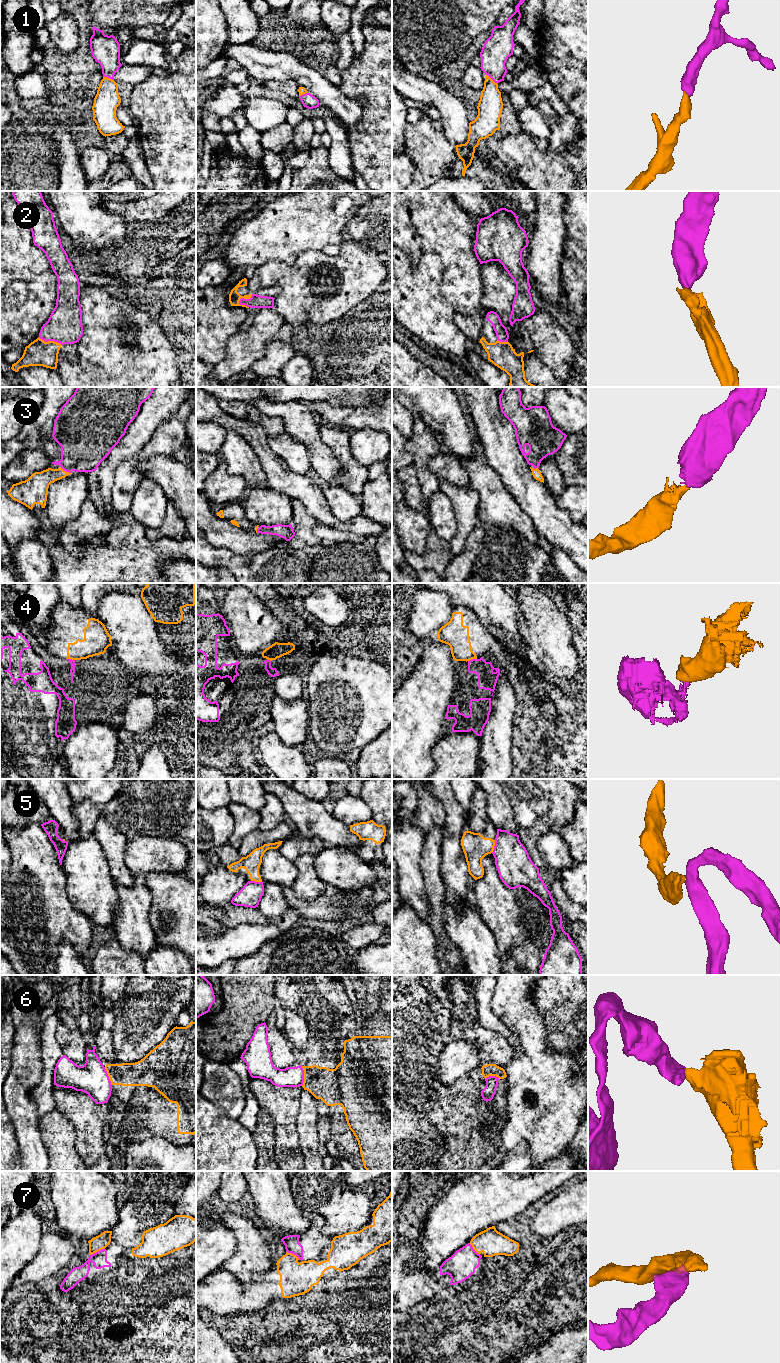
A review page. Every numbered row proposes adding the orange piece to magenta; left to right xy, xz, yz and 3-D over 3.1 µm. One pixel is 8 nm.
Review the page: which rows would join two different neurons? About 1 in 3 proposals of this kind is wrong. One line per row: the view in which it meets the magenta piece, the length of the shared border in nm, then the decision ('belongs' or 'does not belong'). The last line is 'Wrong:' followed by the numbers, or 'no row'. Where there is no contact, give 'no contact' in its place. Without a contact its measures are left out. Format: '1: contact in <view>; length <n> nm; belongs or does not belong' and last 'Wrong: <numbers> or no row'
1: contact in yz; length 130 nm; belongs
2: contact in xz; length 140 nm; belongs
3: contact in xy; length 100 nm; belongs
4: contact in xy; length 70 nm; does not belong
5: contact in yz; length 110 nm; does not belong
6: contact in xz; length 160 nm; does not belong
7: contact in xy; length 140 nm; does not belong
Wrong: 4, 5, 6, 7

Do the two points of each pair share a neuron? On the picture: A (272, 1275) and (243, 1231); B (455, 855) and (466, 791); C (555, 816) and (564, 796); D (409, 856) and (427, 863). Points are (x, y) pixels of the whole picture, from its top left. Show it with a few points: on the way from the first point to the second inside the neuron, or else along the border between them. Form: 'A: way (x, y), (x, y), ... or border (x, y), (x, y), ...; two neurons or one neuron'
A: border (272, 1263), (266, 1271), (252, 1276), (251, 1285); two neurons
B: border (452, 789), (457, 801), (463, 808), (466, 830); two neurons
C: way (560, 811), (562, 801); one neuron
D: border (423, 838), (420, 870), (425, 884); two neurons

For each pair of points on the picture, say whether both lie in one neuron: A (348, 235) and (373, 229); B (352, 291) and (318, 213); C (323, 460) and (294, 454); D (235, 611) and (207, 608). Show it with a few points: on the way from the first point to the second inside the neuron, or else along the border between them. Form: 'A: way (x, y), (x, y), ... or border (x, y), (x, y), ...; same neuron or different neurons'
A: way (354, 230), (367, 229); same neuron
B: border (344, 240), (339, 245); different neurons
C: border (294, 439), (307, 449), (312, 468); different neurons
D: border (219, 600), (223, 615); different neurons

